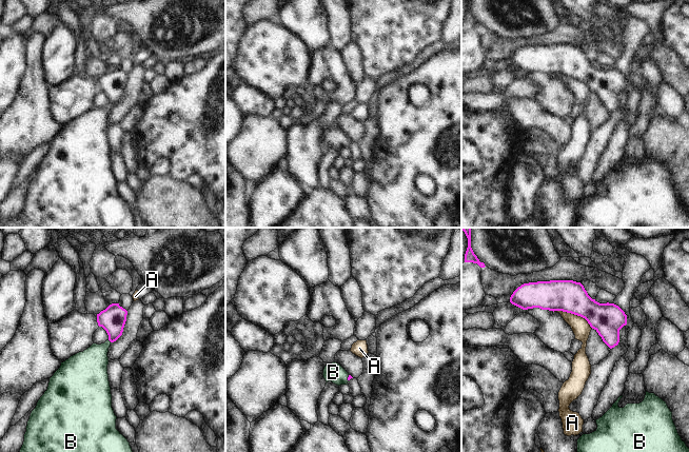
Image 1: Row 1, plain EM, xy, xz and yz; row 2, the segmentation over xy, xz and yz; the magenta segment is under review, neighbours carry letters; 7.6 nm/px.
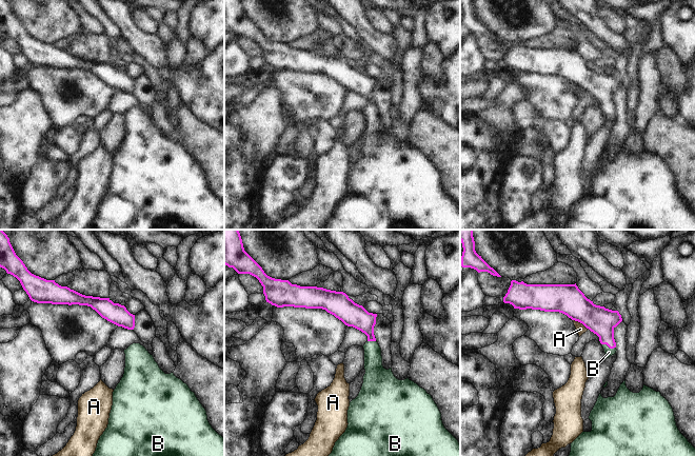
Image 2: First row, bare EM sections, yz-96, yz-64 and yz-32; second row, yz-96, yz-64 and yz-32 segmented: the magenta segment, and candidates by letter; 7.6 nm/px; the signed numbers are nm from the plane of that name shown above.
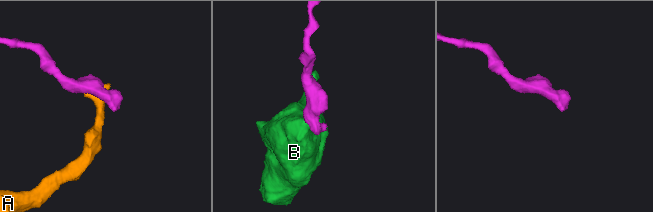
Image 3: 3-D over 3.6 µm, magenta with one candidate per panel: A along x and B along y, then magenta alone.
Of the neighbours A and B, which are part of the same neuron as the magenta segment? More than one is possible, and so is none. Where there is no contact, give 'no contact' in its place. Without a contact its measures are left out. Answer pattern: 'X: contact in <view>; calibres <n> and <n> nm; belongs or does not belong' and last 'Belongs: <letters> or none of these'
A: contact in yz; calibres 240 and 140 nm; does not belong
B: contact in xy; calibres 190 and 260 nm; belongs
Belongs: B

